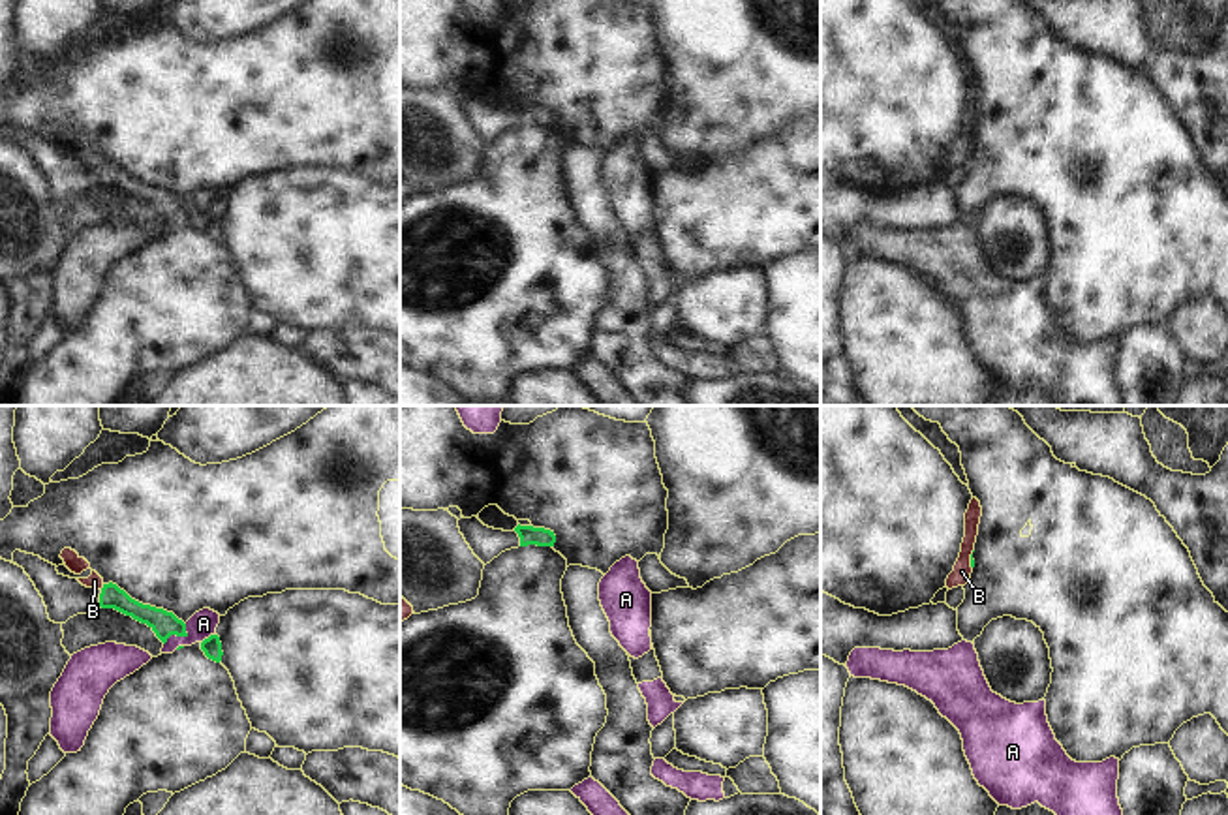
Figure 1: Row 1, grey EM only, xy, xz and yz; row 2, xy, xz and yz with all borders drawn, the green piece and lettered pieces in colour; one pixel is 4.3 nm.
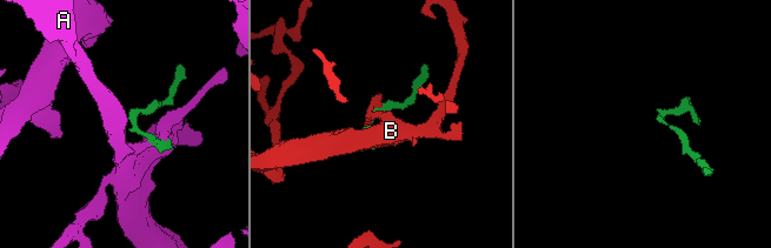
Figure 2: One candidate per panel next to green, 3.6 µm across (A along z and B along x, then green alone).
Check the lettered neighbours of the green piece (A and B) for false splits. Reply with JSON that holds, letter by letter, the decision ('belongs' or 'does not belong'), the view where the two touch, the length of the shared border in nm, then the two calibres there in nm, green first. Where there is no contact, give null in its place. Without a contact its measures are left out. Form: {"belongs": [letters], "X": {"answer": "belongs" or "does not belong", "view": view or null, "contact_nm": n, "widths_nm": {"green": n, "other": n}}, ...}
{"belongs": [], "A": {"answer": "does not belong", "view": "xy", "contact_nm": 140, "widths_nm": {"green": 110, "other": 120}}, "B": {"answer": "does not belong", "view": "xy", "contact_nm": 30, "widths_nm": {"green": 100, "other": 60}}}

